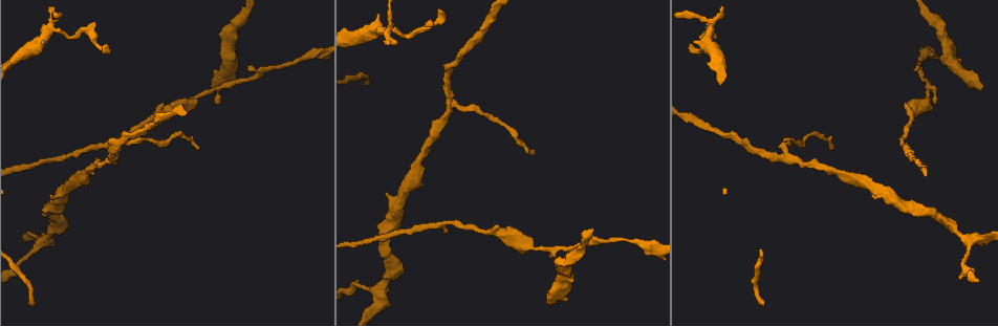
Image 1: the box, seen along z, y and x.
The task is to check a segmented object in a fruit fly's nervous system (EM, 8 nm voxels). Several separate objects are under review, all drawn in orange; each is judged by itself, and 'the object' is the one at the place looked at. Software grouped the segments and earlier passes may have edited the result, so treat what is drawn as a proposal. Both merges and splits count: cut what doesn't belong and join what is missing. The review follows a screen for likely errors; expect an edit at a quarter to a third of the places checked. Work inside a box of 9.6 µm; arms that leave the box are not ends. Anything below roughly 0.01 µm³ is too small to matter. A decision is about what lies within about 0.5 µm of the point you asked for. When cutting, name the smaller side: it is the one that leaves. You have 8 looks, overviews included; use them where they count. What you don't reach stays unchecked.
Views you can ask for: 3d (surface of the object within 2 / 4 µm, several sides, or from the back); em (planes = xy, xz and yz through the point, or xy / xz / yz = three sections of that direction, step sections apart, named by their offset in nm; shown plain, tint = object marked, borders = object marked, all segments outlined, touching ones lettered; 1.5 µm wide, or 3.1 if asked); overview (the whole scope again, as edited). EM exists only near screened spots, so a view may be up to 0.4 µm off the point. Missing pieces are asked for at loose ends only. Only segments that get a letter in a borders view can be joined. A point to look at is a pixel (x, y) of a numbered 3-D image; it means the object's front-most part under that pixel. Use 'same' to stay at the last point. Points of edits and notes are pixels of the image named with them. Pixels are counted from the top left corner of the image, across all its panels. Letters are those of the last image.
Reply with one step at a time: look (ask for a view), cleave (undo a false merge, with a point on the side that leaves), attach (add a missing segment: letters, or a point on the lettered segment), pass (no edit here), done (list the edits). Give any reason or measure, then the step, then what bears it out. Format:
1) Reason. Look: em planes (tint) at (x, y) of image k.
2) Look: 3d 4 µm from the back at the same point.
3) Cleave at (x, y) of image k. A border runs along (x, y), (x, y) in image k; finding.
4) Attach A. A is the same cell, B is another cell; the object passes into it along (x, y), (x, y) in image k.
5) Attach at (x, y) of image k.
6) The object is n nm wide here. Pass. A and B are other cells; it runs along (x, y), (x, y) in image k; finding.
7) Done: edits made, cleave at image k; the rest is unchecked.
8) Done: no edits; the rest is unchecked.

Sharp bend. Look: em planes (tint) at (431, 23) of image 1.

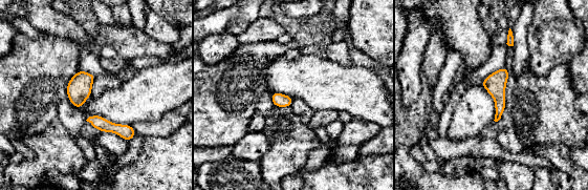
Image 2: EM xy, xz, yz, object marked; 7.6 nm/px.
See the neighbours. Look: em planes (borders) at the same point.

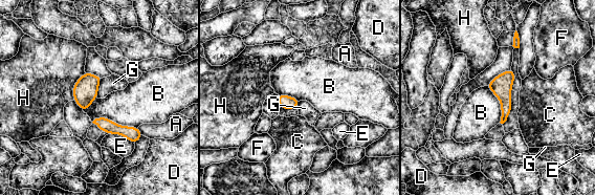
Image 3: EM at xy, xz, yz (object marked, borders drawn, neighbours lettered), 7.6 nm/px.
The object is 110 nm wide here; the longest contact is with B, 360 nm. Pass. A, B, C, D, E, F, G and H are other cells; one neuron here.

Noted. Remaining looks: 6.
Stops while still wide. Look: 3d 2 µm at (211, 84) of image 1.

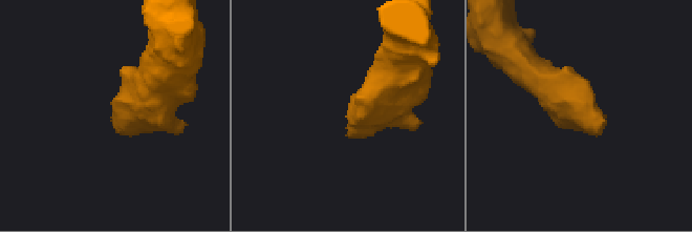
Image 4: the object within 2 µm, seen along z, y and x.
Look: em planes (borders) at (601, 123) of image 4.

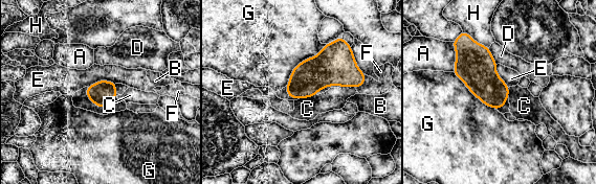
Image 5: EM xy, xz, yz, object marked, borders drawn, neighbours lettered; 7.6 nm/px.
Attach C. C is the same cell, A, B, D, E, F, G and H are other cells; it goes on there.

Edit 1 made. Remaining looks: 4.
Look: overview.

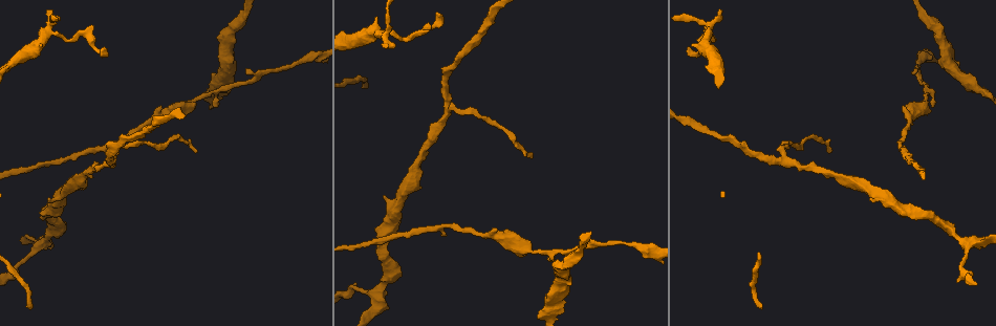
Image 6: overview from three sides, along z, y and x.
Free end. Look: em xy step 4 (borders) at (367, 87) of image 6.

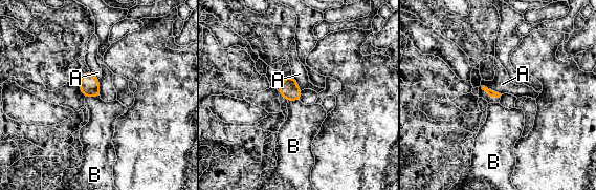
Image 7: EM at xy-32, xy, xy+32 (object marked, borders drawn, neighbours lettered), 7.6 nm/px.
Look: em planes (borders) at the same point.

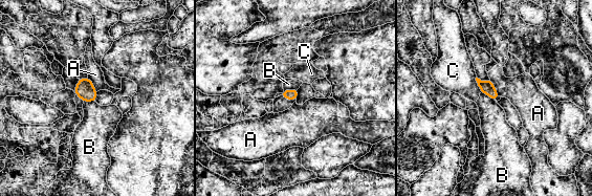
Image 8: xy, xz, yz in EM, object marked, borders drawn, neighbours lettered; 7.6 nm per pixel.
The longest contact is with A, 170 nm. Pass. A, B and C are other cells; none of them fits.

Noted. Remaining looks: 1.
Done: edits made, attach at image 5; the rest is unchecked.

